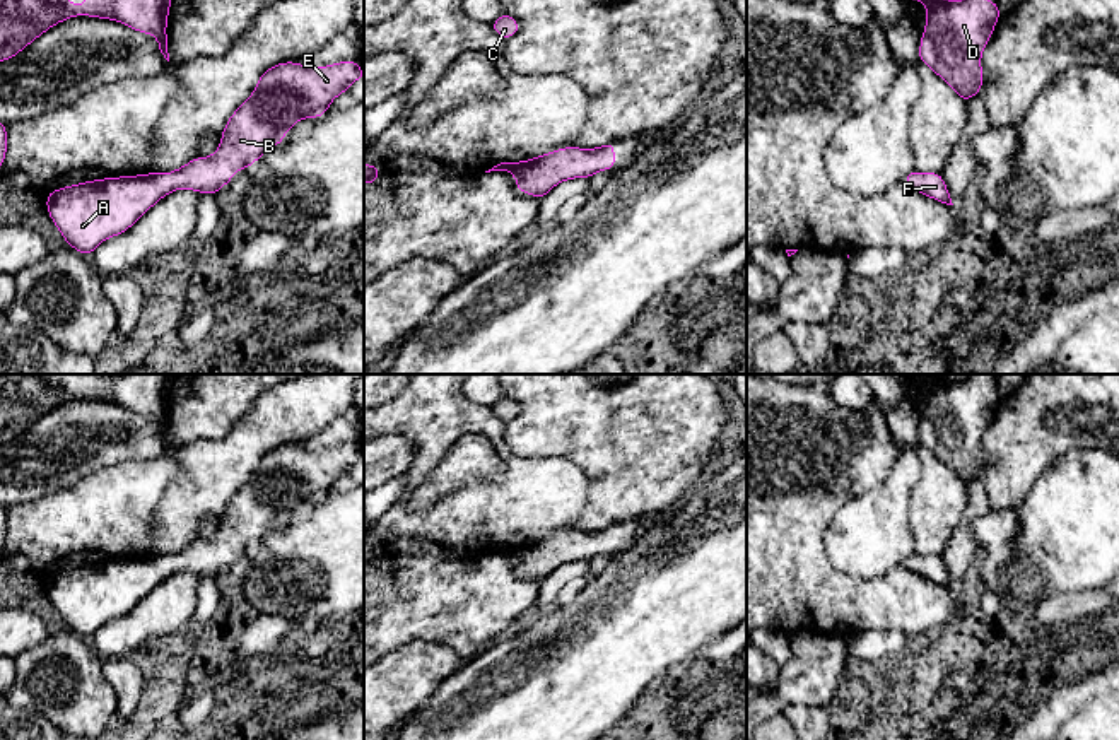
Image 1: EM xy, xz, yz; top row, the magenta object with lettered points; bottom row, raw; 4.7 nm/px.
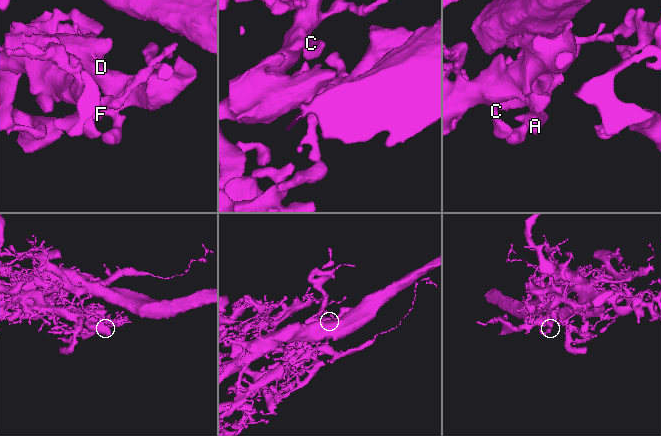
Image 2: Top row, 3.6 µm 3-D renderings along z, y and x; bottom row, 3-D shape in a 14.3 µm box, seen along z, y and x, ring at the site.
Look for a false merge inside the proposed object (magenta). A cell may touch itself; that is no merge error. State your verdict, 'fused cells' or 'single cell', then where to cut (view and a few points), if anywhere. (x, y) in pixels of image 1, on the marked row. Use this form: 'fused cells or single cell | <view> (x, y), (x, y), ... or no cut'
single cell | no cut

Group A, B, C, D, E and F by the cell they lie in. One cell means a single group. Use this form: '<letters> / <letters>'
A B C D E F

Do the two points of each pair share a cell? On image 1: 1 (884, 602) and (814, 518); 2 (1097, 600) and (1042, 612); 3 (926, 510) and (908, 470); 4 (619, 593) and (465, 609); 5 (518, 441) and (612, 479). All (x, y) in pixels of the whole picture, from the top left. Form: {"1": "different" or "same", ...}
{"1": "same", "2": "same", "3": "different", "4": "different", "5": "same"}

